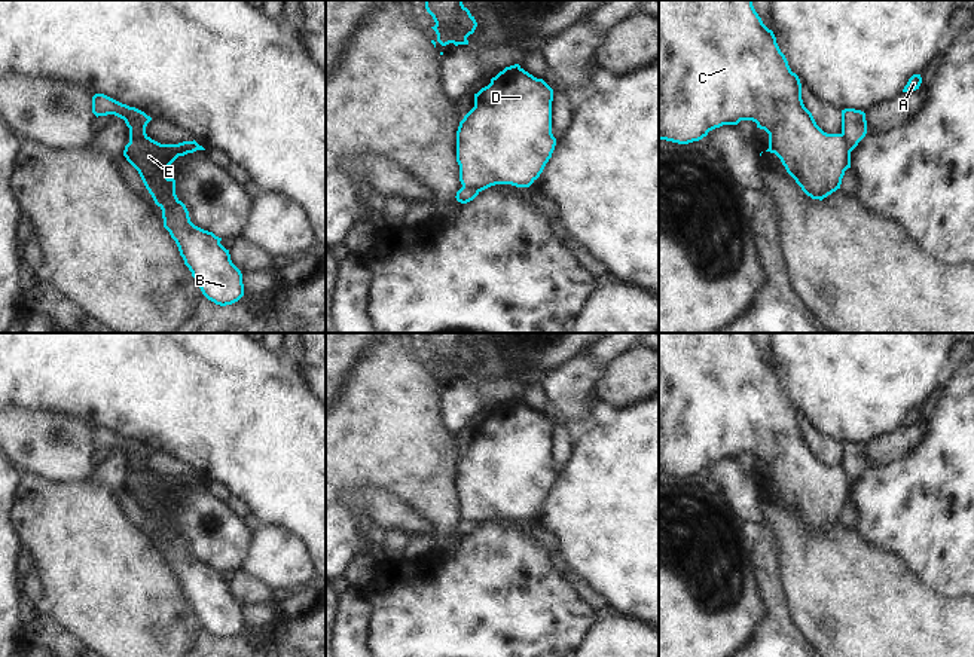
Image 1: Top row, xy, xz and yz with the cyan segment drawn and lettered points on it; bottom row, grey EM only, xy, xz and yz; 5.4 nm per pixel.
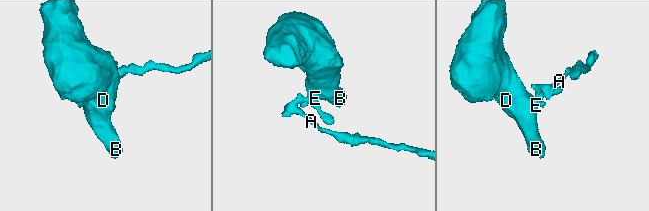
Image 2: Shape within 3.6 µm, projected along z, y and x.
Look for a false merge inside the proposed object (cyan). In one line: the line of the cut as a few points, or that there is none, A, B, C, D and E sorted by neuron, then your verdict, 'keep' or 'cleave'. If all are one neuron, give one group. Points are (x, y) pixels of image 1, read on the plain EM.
xy (146, 467), (136, 474), (125, 489) | A / B C D E | cleave

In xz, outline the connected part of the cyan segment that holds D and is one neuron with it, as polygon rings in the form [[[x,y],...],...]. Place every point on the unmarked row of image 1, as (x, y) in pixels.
[[[519,397],[506,400],[474,427],[474,440],[457,464],[461,517],[479,525],[495,517],[529,520],[543,505],[556,479],[552,467],[552,434],[553,422]]]

